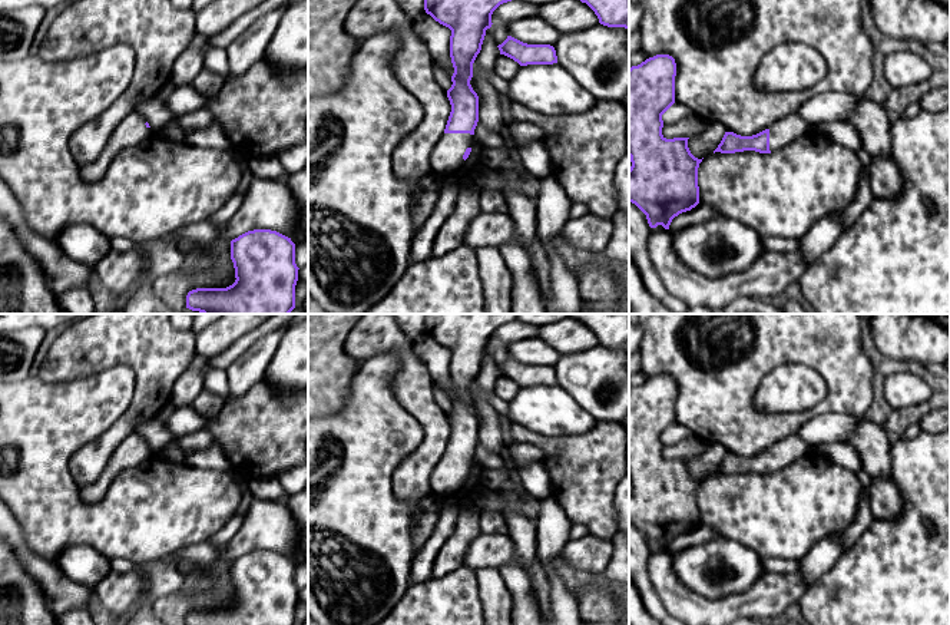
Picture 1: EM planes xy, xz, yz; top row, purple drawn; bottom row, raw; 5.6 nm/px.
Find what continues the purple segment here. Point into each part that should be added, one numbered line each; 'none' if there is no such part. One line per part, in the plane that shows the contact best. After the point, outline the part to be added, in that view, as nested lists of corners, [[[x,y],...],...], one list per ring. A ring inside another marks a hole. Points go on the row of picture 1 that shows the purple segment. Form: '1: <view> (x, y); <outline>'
1: xz (446, 158); [[[443,133],[430,156],[433,173],[440,178],[456,173],[464,165],[466,149],[471,148],[473,143],[474,135]]]

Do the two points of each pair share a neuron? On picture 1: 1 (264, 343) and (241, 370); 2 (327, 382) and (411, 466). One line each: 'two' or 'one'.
1: one
2: two

